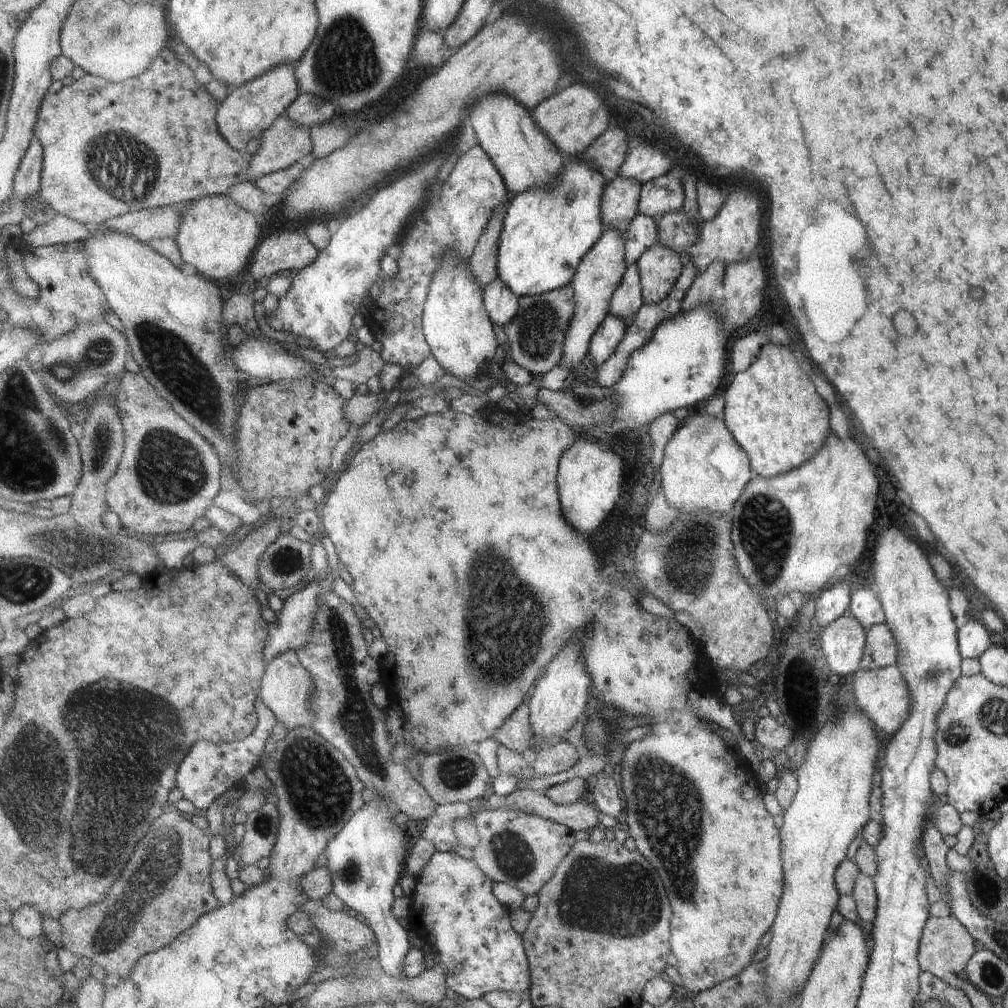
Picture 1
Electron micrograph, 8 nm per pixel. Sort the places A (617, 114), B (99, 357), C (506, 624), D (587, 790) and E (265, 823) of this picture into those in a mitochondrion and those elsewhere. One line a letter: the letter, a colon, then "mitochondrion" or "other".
A: other
B: mitochondrion
C: mitochondrion
D: other
E: mitochondrion

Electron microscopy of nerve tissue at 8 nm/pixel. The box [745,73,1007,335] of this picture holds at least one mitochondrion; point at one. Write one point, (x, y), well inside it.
(972, 290)

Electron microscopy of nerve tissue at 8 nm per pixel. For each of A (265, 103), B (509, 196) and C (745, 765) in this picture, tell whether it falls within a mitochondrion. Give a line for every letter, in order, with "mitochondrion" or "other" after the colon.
A: other
B: other
C: other

